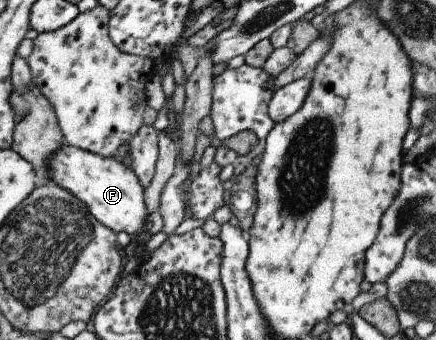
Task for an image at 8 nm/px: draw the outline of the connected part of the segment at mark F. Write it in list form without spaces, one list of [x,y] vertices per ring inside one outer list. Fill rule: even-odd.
[[[65,142],[50,155],[48,179],[62,189],[80,199],[98,223],[112,229],[116,234],[125,231],[128,235],[138,235],[146,222],[143,189],[136,175],[114,157],[104,157]]]

